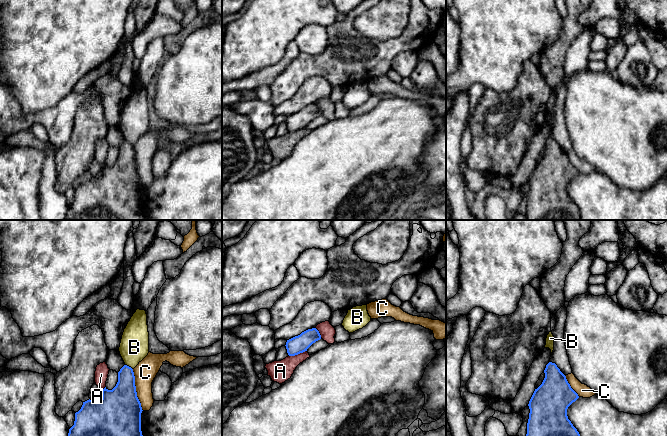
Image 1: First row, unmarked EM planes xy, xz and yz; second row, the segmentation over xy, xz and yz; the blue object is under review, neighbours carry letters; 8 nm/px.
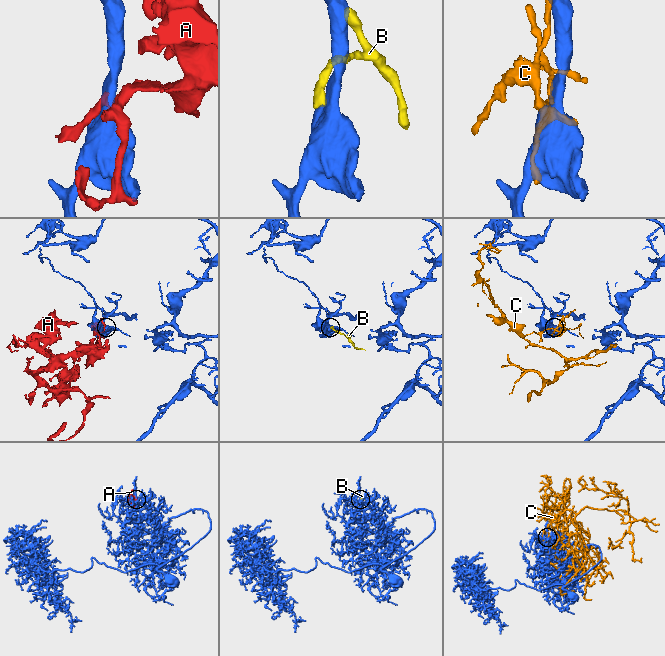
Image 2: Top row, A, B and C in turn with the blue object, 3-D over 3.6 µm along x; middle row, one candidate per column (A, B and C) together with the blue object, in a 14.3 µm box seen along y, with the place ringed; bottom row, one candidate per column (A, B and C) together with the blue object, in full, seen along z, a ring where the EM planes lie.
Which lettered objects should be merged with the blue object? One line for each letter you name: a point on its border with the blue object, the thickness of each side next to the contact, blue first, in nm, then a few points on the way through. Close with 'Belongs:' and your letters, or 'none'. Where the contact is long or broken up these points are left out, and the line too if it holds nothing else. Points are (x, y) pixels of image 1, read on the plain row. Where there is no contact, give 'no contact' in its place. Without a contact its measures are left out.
Belongs: none

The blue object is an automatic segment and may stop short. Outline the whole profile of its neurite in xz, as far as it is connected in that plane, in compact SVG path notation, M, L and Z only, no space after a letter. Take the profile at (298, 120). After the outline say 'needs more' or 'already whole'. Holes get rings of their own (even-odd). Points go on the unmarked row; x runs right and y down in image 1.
M316 104L308 105L300 111L295 112L286 118L286 125L289 132L295 132L307 127L316 117L321 115L321 111Z; already whole

